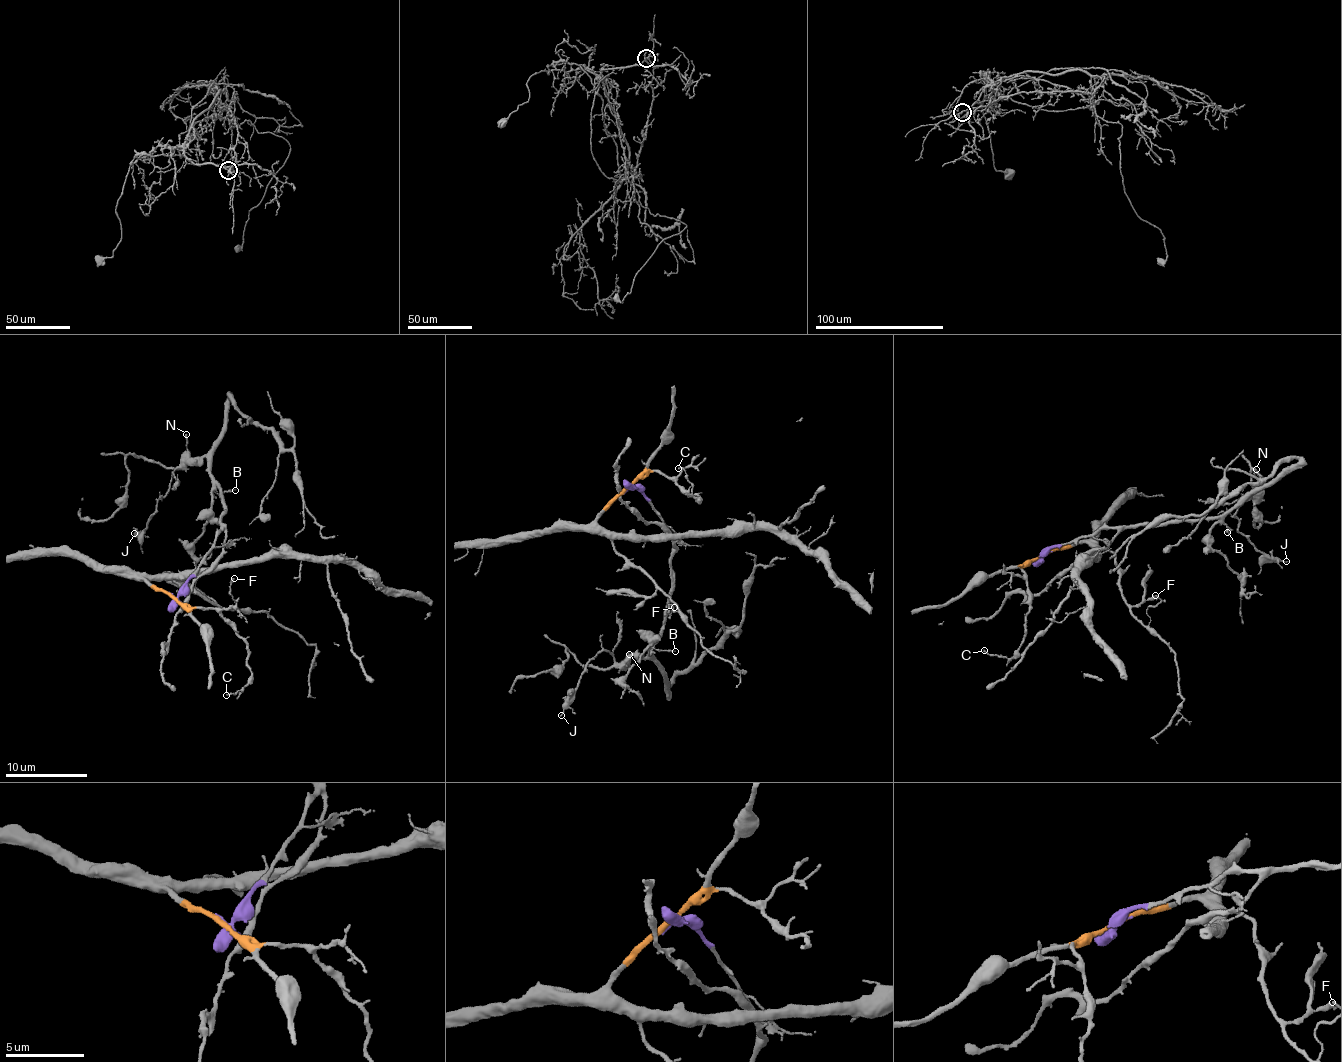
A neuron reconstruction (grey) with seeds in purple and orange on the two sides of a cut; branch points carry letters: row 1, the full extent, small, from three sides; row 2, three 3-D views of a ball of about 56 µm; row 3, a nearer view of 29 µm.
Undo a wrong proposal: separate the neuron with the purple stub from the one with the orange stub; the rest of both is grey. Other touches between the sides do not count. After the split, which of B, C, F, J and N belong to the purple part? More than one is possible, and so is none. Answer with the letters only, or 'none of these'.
B, J, N

